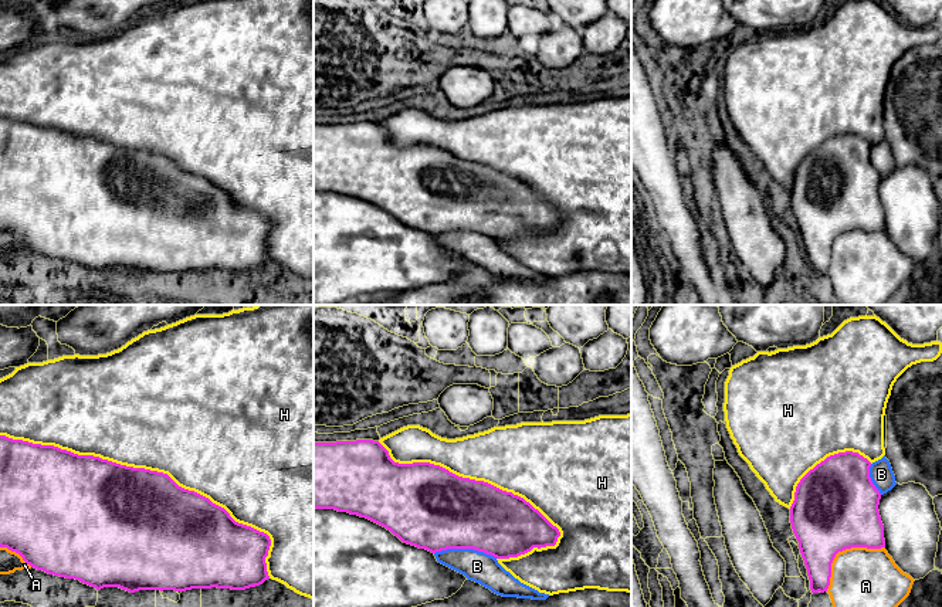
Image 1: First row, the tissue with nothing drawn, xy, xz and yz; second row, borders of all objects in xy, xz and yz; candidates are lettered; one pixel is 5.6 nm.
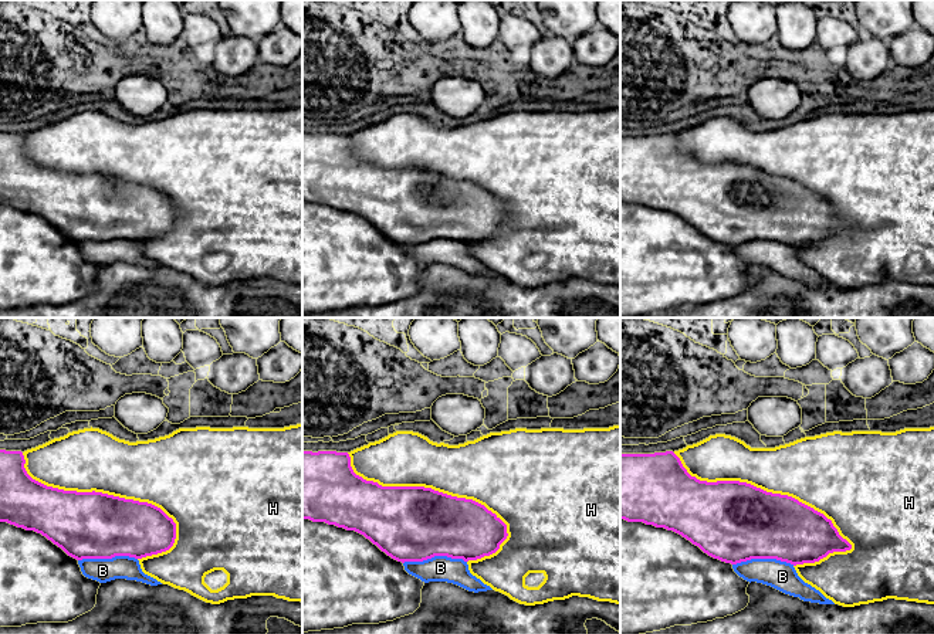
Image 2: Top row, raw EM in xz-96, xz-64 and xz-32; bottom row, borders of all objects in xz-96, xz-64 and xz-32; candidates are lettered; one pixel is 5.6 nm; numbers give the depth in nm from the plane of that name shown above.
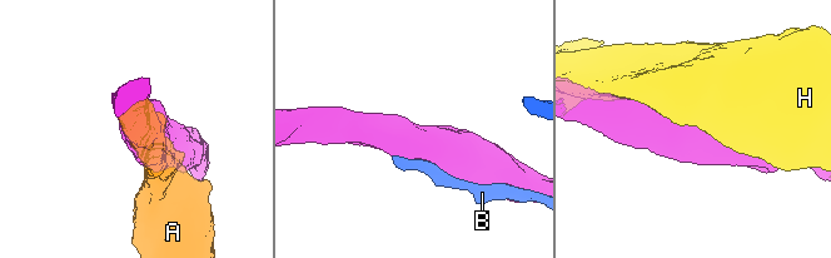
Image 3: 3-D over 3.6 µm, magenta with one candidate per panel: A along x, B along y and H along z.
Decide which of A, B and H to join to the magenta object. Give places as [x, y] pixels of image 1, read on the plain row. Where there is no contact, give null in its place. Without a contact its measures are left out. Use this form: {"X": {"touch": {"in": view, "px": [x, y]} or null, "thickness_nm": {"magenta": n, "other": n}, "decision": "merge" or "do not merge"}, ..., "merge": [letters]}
{"A": {"touch": {"in": "yz", "px": [841, 233]}, "thickness_nm": {"magenta": 480, "other": 420}, "decision": "do not merge"}, "B": {"touch": {"in": "xz", "px": [466, 230]}, "thickness_nm": {"magenta": 440, "other": 170}, "decision": "do not merge"}, "H": {"touch": {"in": "xy", "px": [155, 153]}, "thickness_nm": {"magenta": 500, "other": 500}, "decision": "merge"}, "merge": ["H"]}

